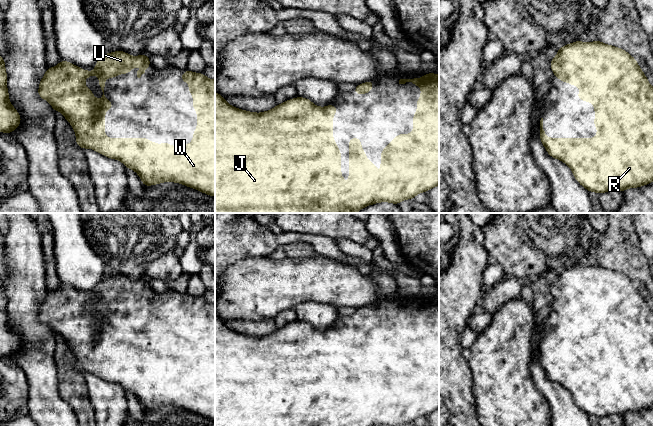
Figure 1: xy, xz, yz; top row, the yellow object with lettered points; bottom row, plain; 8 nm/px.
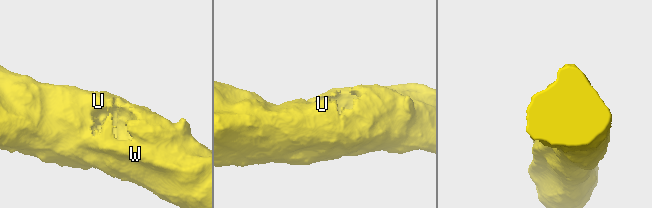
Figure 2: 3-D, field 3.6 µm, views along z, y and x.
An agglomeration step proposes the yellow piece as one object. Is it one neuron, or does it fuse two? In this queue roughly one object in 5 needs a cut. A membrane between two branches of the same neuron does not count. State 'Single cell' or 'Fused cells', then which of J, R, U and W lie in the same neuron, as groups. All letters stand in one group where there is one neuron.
Single cell. Groups: J R U W

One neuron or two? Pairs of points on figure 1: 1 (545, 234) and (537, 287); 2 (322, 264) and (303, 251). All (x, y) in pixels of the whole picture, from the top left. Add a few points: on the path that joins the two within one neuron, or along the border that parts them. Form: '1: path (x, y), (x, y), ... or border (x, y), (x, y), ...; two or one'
1: border (542, 274), (532, 279); two
2: border (318, 254), (312, 257), (292, 257), (290, 259); two

